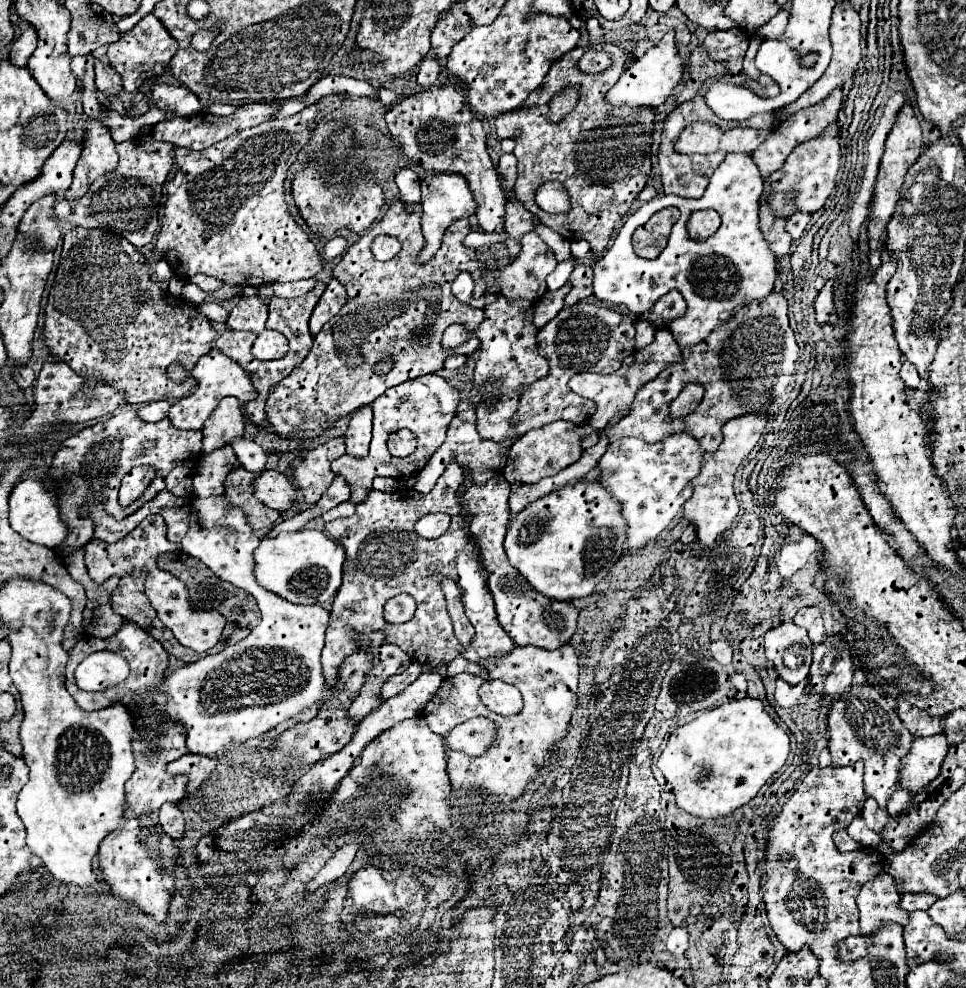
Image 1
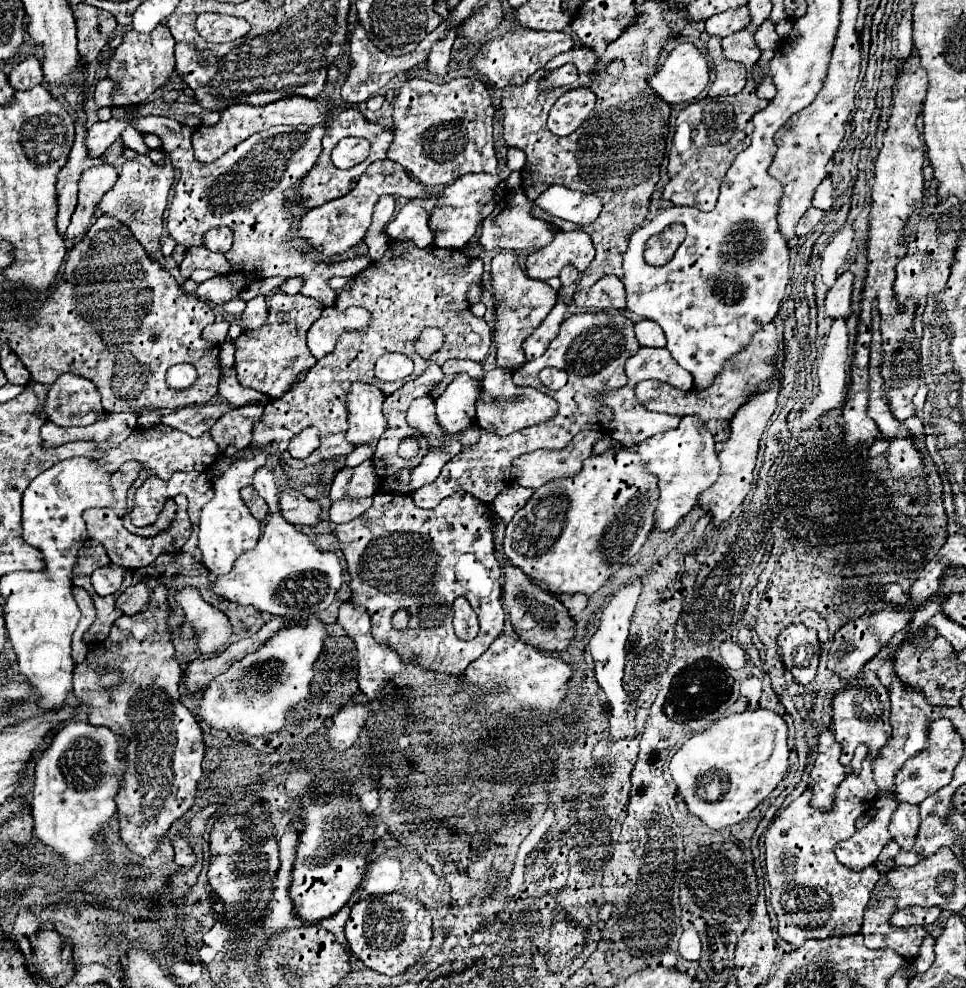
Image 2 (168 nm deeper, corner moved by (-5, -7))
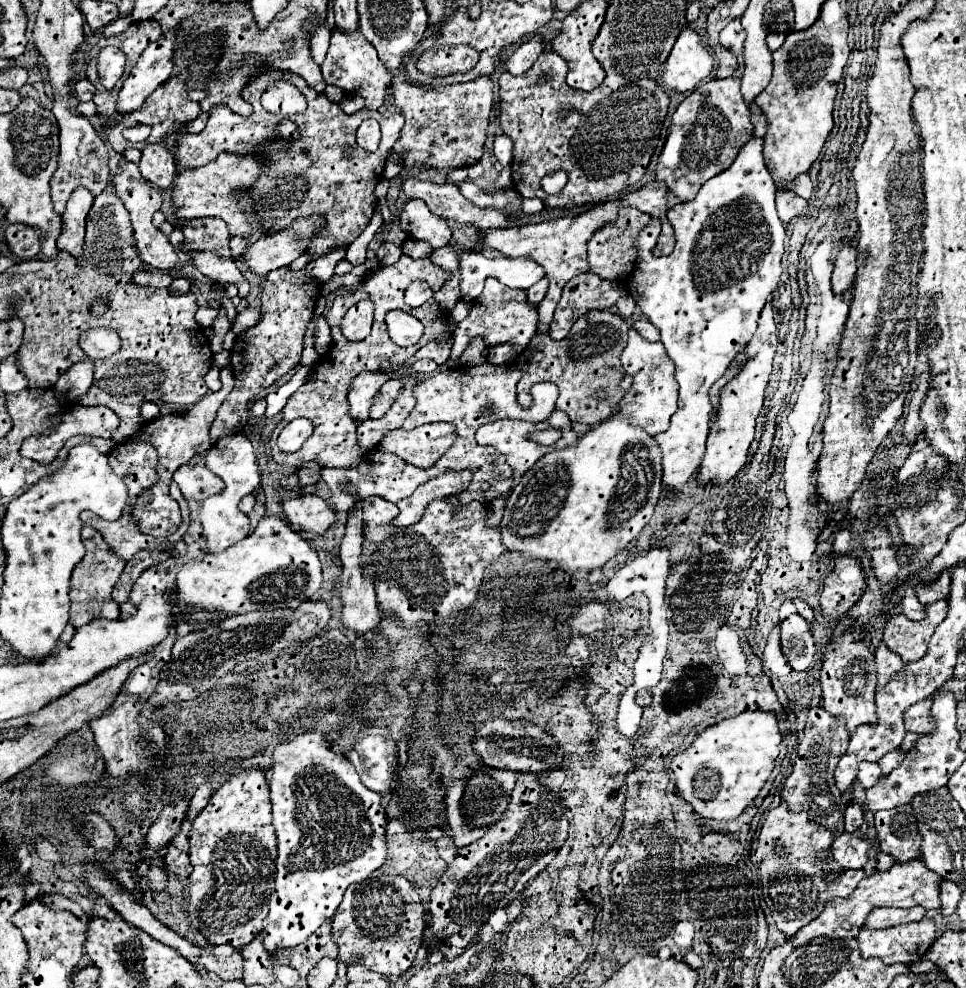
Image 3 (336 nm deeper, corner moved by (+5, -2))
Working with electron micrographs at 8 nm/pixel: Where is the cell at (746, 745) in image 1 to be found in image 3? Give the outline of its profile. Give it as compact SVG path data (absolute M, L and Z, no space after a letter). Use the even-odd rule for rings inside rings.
M748 709L736 717L728 717L706 727L686 751L670 759L678 795L688 801L700 817L716 821L734 819L742 811L742 803L750 803L748 799L742 801L742 795L748 795L748 785L752 783L752 799L756 799L762 785L768 781L778 757L780 741L782 735L776 715L762 709Z

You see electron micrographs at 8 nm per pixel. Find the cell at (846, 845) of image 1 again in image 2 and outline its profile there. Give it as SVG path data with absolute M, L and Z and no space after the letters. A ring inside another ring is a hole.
M882 790L876 800L878 814L870 820L870 824L862 830L856 830L856 834L836 848L836 858L850 870L864 870L866 866L872 866L882 848L892 840L888 832L888 822L892 812L896 810L898 802L892 798L890 790Z

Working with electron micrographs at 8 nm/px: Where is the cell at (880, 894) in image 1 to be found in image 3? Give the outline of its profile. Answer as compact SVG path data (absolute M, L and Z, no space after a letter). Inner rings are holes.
M922 919L918 923L896 925L890 929L862 927L858 935L860 953L864 957L878 957L886 965L918 961L934 943L936 927L932 921Z

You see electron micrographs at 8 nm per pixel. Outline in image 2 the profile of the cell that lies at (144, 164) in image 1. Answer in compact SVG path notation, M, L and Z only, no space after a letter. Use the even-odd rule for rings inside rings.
M164 152L164 164L156 166L148 156L138 156L136 160L128 160L122 166L122 172L110 192L106 192L98 204L98 214L114 216L124 222L136 240L144 246L148 254L160 250L160 238L164 230L164 208L168 204L168 192L174 182L174 168L170 164L168 154Z

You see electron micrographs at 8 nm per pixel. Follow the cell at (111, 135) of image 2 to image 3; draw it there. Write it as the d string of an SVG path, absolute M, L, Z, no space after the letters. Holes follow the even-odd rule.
M166 33L144 49L120 89L118 113L132 113L140 109L146 97L170 77L174 67L174 45L176 35Z

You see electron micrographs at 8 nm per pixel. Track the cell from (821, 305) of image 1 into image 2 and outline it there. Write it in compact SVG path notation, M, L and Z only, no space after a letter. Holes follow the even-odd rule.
M844 272L830 288L826 296L826 314L830 318L848 318L852 314L852 308L850 308L852 280L854 280L852 272Z

